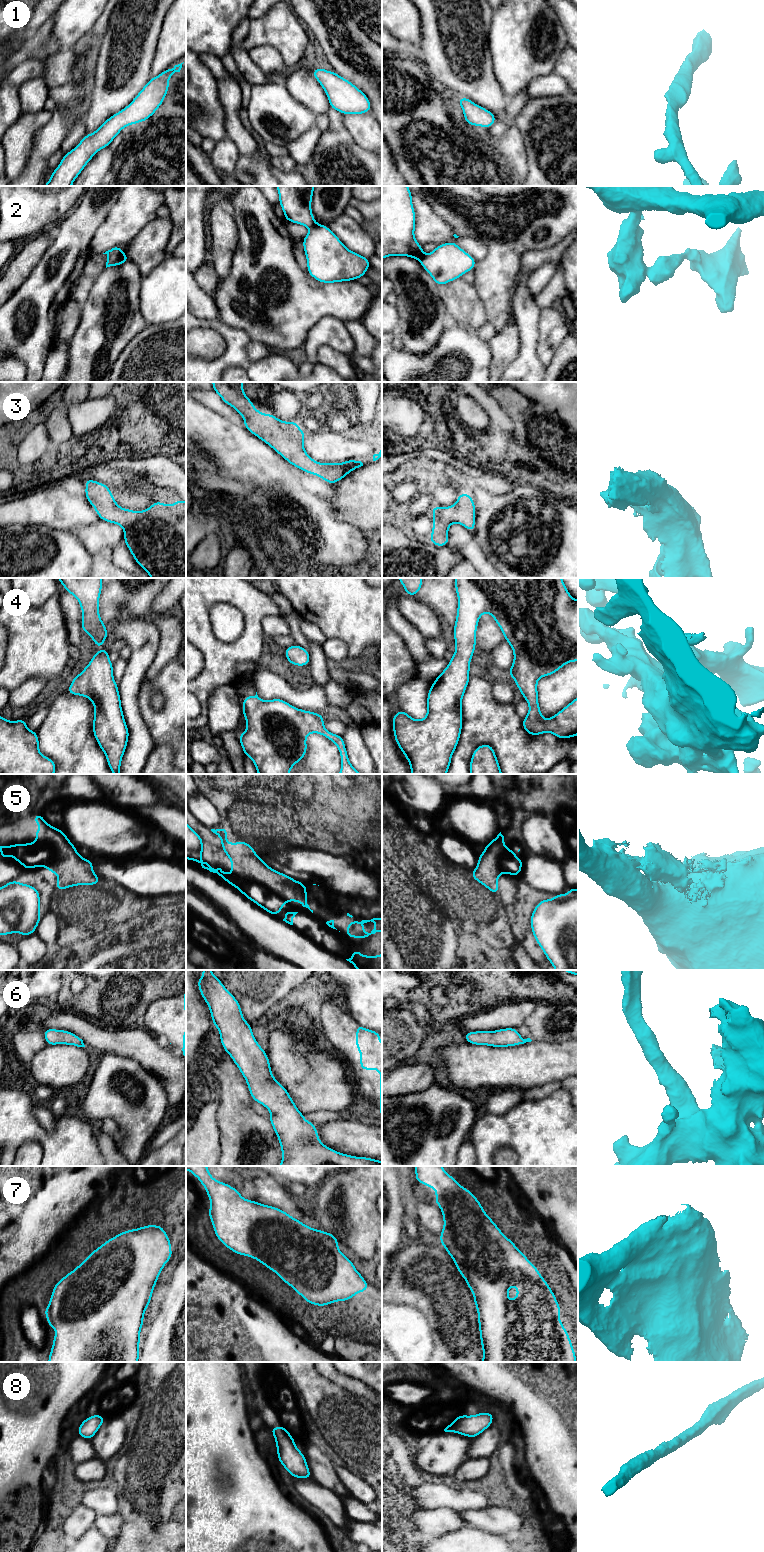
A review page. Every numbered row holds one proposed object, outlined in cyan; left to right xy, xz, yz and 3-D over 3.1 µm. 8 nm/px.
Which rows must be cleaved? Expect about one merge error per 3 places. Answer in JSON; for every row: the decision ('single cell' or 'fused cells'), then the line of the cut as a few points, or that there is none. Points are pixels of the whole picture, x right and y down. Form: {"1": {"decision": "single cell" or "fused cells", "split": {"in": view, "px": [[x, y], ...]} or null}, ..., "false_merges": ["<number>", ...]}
{"1": {"decision": "single cell", "split": null}, "2": {"decision": "fused cells", "split": {"in": "xy", "px": [[123, 252], [113, 264]]}}, "3": {"decision": "single cell", "split": null}, "4": {"decision": "single cell", "split": null}, "5": {"decision": "fused cells", "split": {"in": "xy", "px": [[76, 851], [71, 874], [49, 863], [39, 866]]}}, "6": {"decision": "single cell", "split": null}, "7": {"decision": "single cell", "split": null}, "8": {"decision": "single cell", "split": null}, "false_merges": ["2", "5"]}

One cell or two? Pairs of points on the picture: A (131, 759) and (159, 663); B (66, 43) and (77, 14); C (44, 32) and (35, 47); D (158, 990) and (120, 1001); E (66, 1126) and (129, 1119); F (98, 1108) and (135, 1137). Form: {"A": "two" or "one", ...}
{"A": "two", "B": "one", "C": "one", "D": "one", "E": "two", "F": "one"}

